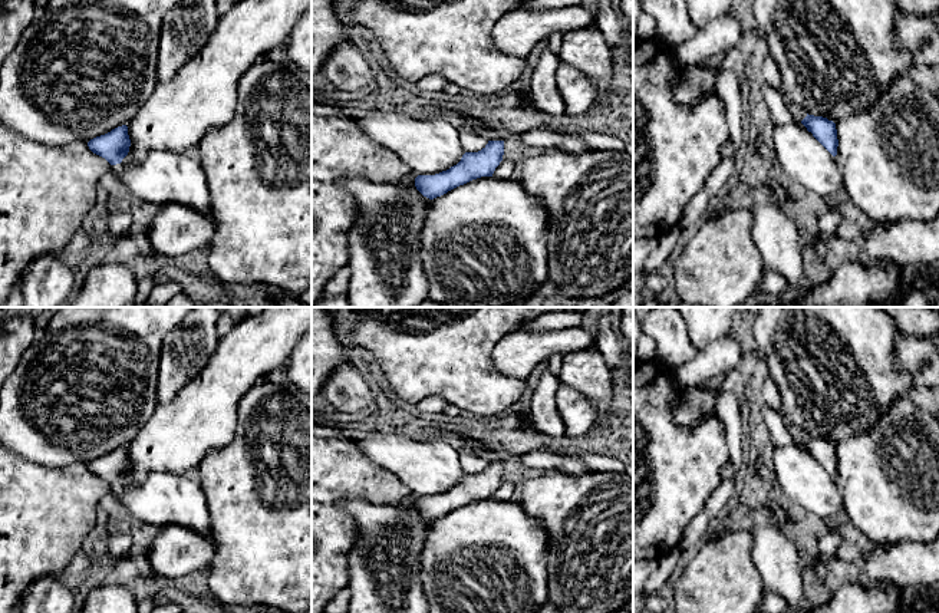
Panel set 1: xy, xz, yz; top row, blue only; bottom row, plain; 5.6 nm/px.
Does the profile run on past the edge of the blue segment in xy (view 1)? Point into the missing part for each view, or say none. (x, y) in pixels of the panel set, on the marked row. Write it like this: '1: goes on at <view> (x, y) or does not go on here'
1: does not go on here

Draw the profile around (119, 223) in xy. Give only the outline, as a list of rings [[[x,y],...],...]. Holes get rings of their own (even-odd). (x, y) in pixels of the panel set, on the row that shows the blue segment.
[[[121,211],[121,212],[109,214],[106,217],[106,221],[108,221],[106,234],[115,240],[115,238],[126,234],[126,231],[131,228],[132,215],[129,214],[129,211]]]

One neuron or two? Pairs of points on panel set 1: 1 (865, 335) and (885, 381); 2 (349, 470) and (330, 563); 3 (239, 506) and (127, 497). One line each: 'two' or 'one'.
1: one
2: one
3: two

